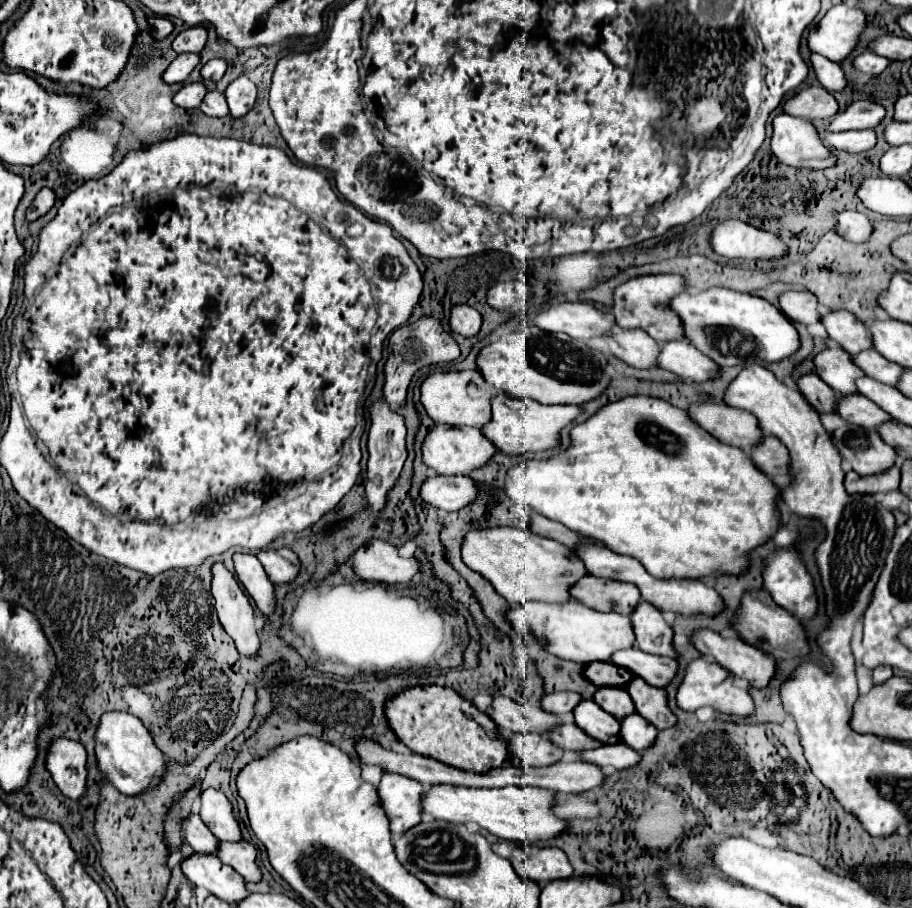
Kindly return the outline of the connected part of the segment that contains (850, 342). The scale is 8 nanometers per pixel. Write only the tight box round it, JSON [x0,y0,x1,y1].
[822,311,872,355]

